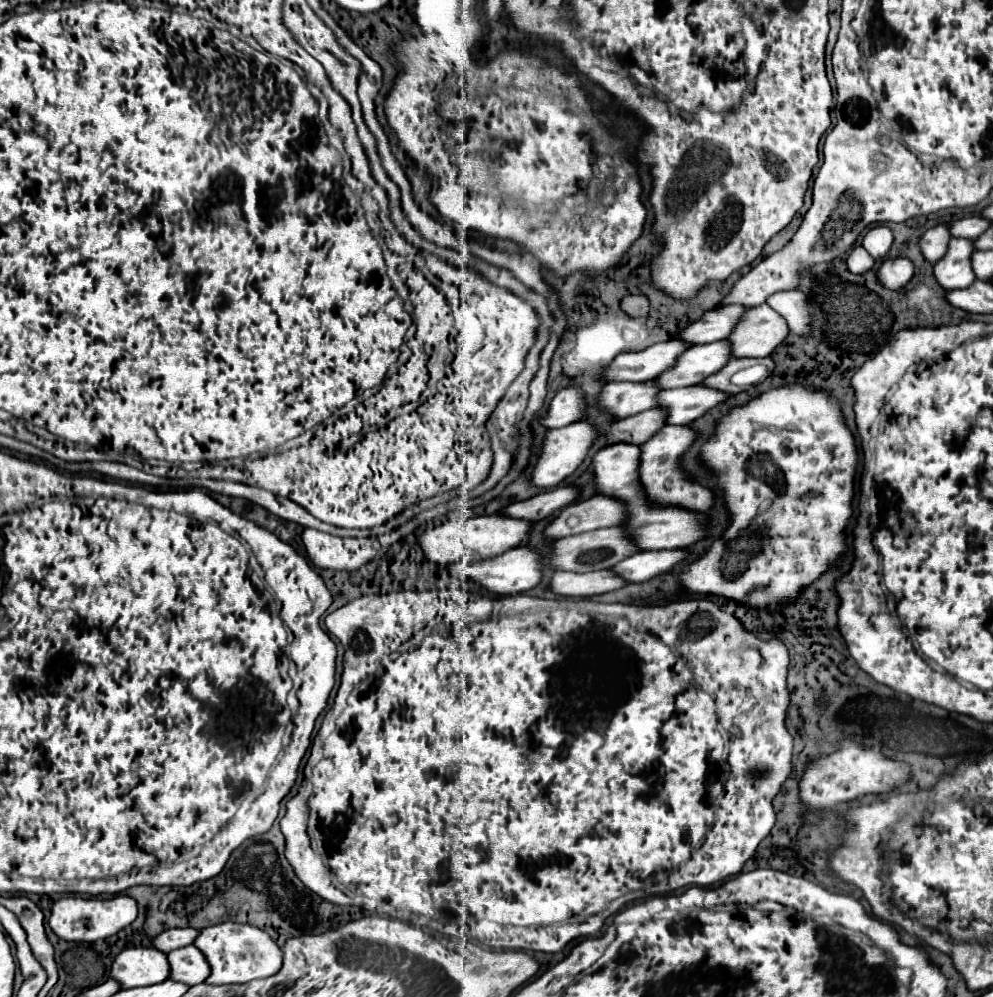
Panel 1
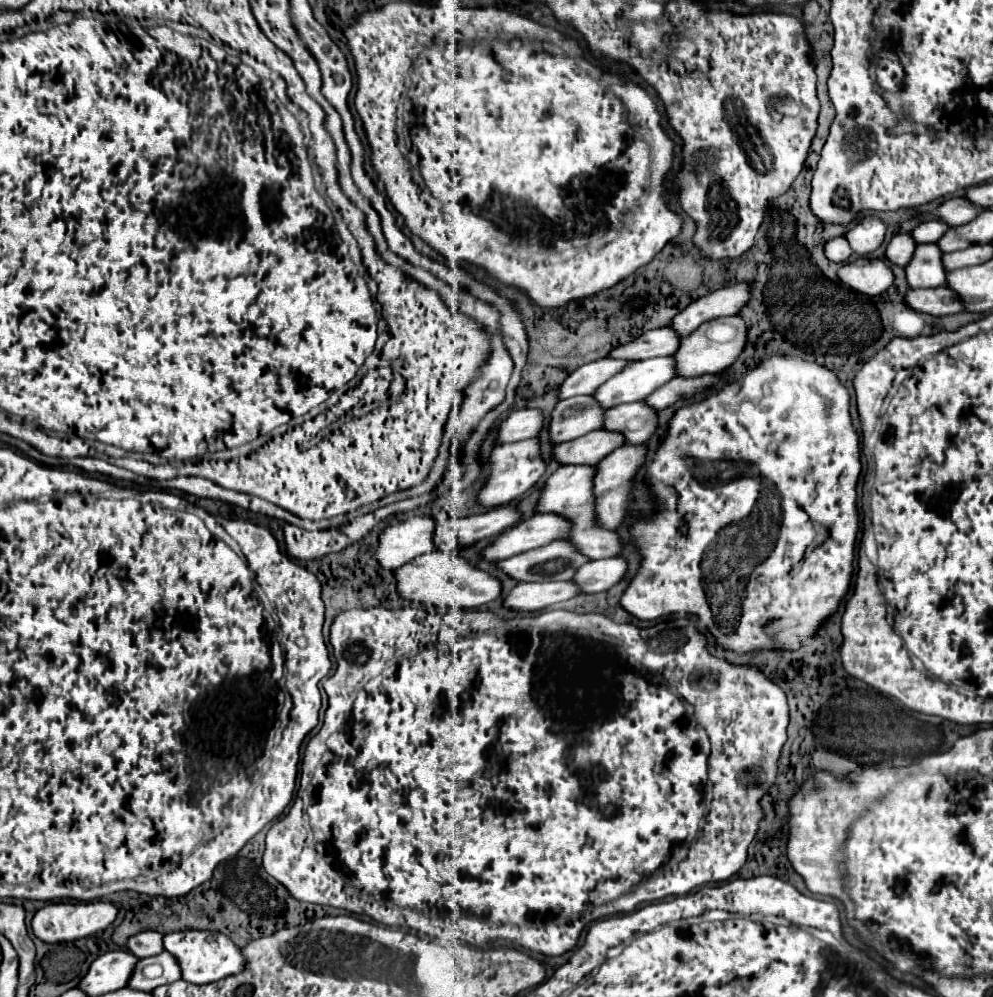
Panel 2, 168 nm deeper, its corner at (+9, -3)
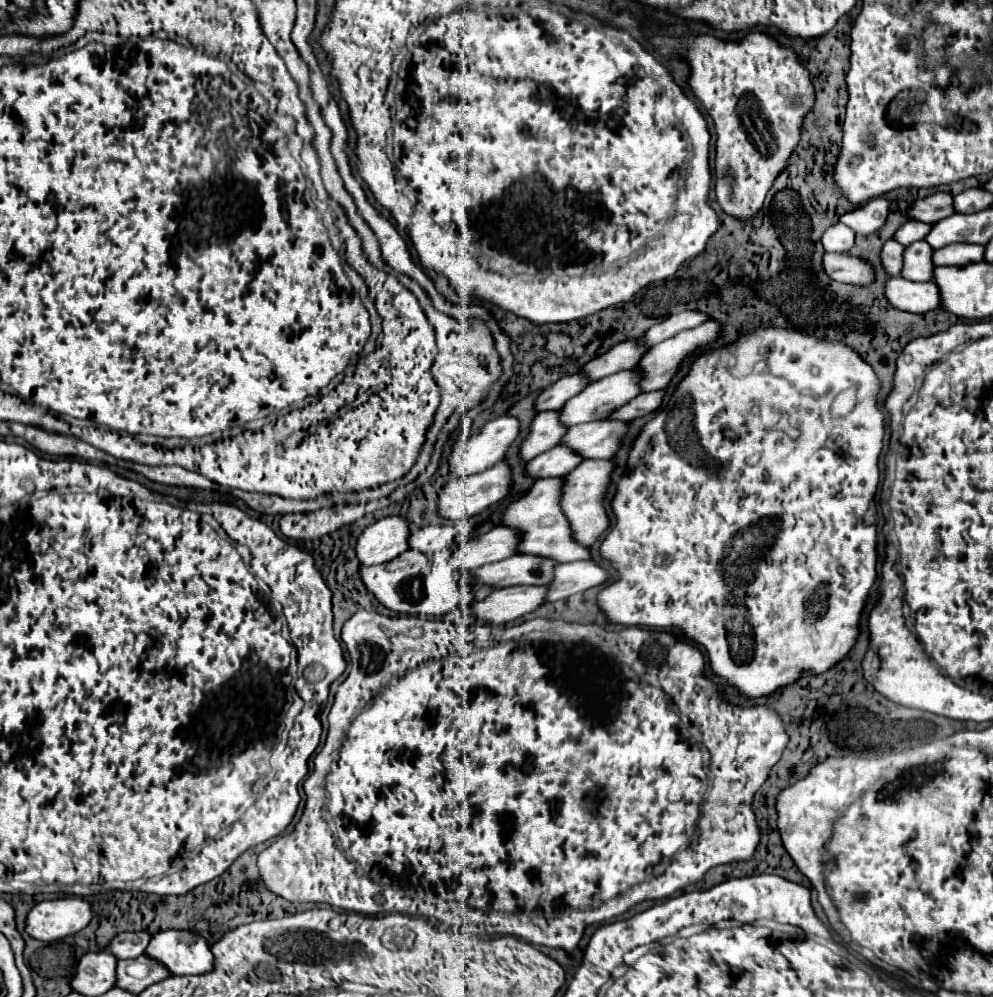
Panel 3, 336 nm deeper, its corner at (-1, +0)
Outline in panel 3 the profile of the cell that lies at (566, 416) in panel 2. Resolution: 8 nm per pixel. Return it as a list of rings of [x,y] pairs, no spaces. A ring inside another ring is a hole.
[[[559,409],[557,411],[543,411],[535,417],[535,421],[531,423],[531,433],[521,445],[521,457],[525,461],[559,445],[563,435],[567,435],[569,427],[565,423],[561,423],[559,413],[561,413]]]

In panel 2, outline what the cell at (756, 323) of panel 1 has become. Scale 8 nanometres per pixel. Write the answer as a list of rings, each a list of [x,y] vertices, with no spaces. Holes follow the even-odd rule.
[[[737,316],[717,318],[717,320],[709,320],[709,322],[701,324],[693,334],[689,334],[681,340],[681,346],[677,348],[677,354],[673,356],[677,376],[693,378],[693,376],[703,376],[703,374],[717,374],[723,368],[731,366],[743,352],[745,334],[747,334],[745,322]]]

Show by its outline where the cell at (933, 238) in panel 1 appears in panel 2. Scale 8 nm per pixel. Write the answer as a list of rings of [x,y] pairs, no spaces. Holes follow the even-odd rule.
[[[897,234],[889,242],[885,256],[889,262],[893,262],[897,266],[907,266],[913,256],[913,250],[915,250],[915,240],[909,234]]]

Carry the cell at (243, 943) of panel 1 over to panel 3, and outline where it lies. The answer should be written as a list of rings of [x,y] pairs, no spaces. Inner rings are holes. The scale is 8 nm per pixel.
[[[161,931],[151,937],[151,947],[145,951],[147,955],[159,959],[173,975],[203,975],[207,971],[213,971],[215,967],[215,955],[211,953],[211,945],[205,937],[193,931]]]

